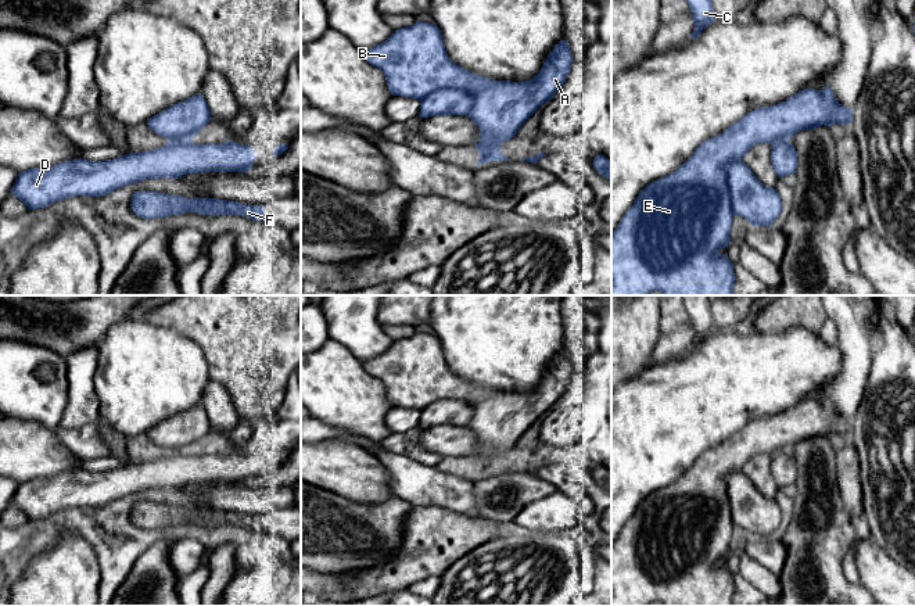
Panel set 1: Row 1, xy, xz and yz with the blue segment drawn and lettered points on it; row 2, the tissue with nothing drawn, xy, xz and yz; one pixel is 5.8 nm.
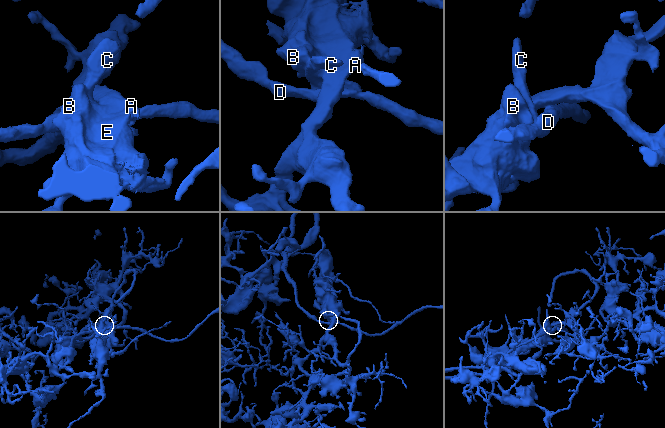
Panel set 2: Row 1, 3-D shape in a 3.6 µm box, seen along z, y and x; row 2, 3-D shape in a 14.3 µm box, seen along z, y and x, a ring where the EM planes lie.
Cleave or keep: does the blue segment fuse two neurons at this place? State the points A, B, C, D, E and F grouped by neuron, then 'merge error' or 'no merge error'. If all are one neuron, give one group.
A B C D E F | no merge error

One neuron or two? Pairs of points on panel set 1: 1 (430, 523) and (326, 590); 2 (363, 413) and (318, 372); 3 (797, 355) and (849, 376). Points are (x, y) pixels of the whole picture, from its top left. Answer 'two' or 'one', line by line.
1: one
2: one
3: two

